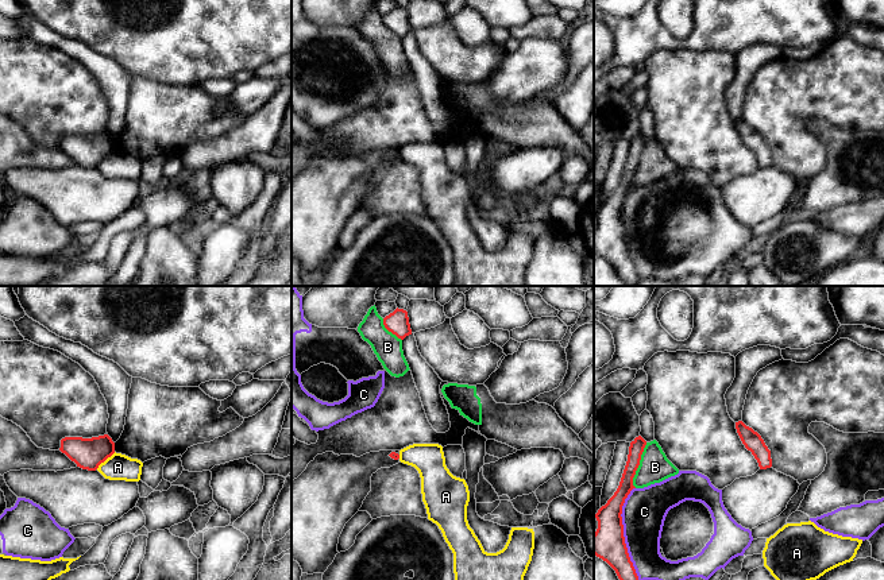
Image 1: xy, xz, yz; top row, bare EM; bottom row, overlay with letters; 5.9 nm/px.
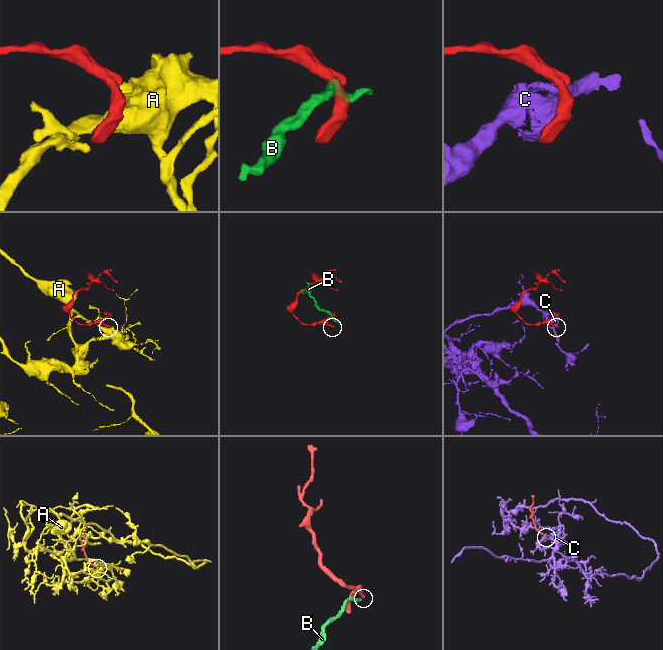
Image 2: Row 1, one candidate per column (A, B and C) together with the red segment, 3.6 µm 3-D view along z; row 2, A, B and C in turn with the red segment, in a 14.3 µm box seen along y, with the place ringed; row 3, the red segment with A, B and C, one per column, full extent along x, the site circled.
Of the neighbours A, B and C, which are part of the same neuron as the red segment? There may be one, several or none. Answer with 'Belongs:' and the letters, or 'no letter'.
Belongs: no letter

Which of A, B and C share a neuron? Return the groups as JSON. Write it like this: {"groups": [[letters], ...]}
{"groups": [["A"], ["B"], ["C"]]}

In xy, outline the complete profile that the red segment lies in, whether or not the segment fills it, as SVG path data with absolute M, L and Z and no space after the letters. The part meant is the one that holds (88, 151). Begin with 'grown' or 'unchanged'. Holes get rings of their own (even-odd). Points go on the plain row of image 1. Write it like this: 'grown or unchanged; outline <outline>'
unchanged; outline M108 132L92 136L65 135L61 138L59 148L77 165L96 169L101 161L115 151L115 140Z

